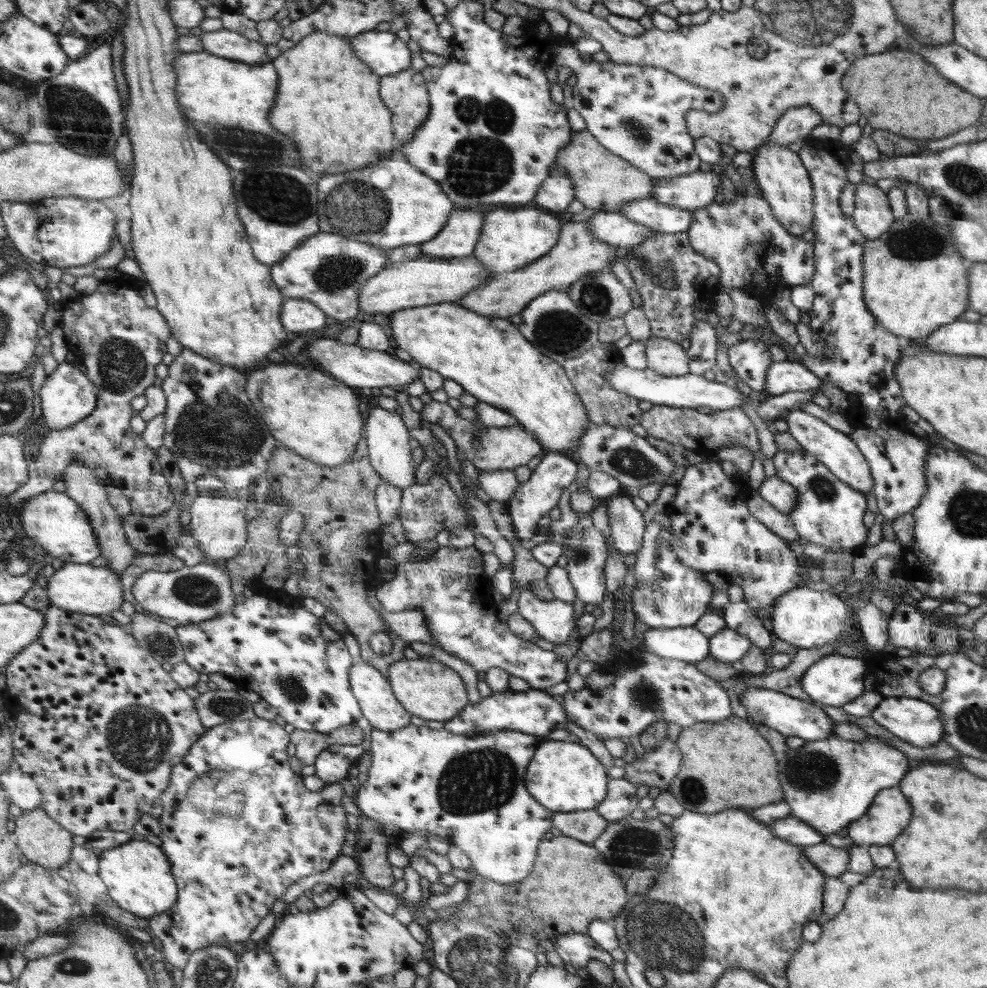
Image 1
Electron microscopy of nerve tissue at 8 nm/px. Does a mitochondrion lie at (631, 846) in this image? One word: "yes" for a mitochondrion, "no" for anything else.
yes

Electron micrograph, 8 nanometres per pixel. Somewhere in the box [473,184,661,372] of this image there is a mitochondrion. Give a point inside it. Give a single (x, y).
(559, 331)

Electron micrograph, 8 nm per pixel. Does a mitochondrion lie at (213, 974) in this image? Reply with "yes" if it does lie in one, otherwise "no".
yes

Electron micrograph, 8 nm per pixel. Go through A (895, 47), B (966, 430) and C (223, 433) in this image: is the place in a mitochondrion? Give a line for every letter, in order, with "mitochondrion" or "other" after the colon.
A: other
B: other
C: mitochondrion

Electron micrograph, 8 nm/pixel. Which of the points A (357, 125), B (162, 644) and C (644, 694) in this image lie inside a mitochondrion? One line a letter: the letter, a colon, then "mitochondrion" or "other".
A: other
B: mitochondrion
C: mitochondrion

